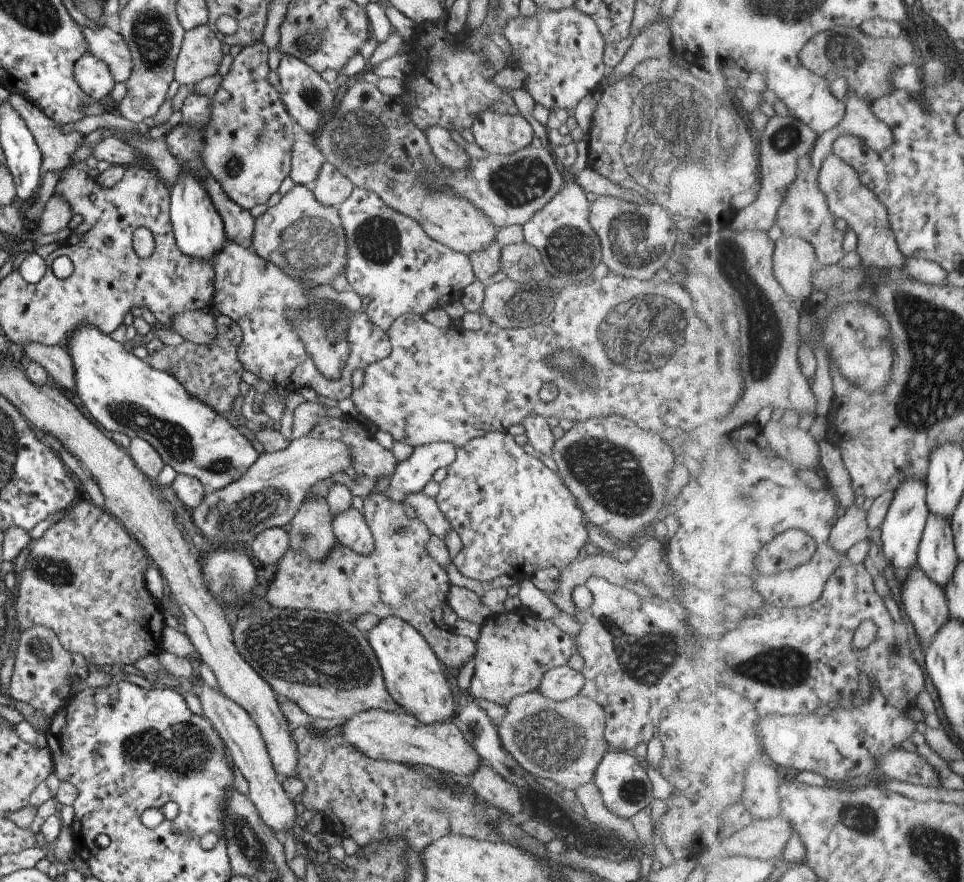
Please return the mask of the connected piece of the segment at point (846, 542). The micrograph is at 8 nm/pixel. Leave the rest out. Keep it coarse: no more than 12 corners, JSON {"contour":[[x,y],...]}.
{"contour":[[852,505],[829,542],[843,557],[869,539],[867,511]]}

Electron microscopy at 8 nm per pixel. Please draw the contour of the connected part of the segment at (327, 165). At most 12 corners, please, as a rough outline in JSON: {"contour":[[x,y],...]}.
{"contour":[[324,160],[309,189],[319,204],[337,208],[353,187]]}

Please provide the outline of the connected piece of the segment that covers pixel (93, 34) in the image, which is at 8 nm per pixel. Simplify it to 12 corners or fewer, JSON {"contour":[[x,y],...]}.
{"contour":[[106,25],[81,28],[89,54],[115,82],[131,74],[123,37]]}

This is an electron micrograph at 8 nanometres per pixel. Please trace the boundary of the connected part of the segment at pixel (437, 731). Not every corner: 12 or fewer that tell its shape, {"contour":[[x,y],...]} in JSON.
{"contour":[[371,709],[333,732],[363,756],[457,780],[480,765],[449,720]]}

